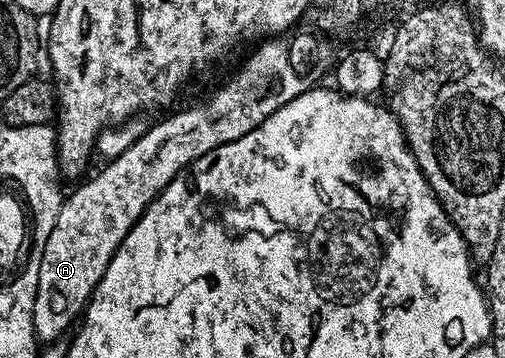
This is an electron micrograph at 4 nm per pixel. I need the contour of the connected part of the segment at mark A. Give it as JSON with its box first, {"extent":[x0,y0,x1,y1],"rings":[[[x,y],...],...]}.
{"extent":[32,31,334,341],"rings":[[[309,31],[276,34],[260,42],[265,44],[258,45],[245,58],[244,65],[205,104],[192,104],[189,108],[158,121],[153,128],[152,125],[145,127],[144,133],[136,139],[134,146],[130,146],[120,156],[111,157],[105,163],[108,165],[97,176],[90,177],[85,184],[78,185],[69,196],[67,193],[63,197],[54,230],[50,230],[50,238],[46,238],[46,250],[42,254],[42,266],[38,270],[38,290],[32,311],[37,341],[59,341],[60,335],[81,319],[84,309],[88,307],[88,300],[92,297],[92,291],[98,286],[102,274],[106,274],[106,266],[110,266],[110,258],[114,258],[120,243],[126,238],[126,234],[130,234],[138,218],[142,218],[150,202],[154,202],[156,195],[179,172],[187,170],[198,158],[210,154],[210,150],[218,150],[218,146],[226,146],[226,142],[238,142],[242,134],[250,134],[250,130],[262,126],[262,122],[266,122],[266,118],[270,118],[274,110],[286,106],[286,102],[317,87],[327,72],[329,75],[334,64],[332,48],[323,35]]]}

